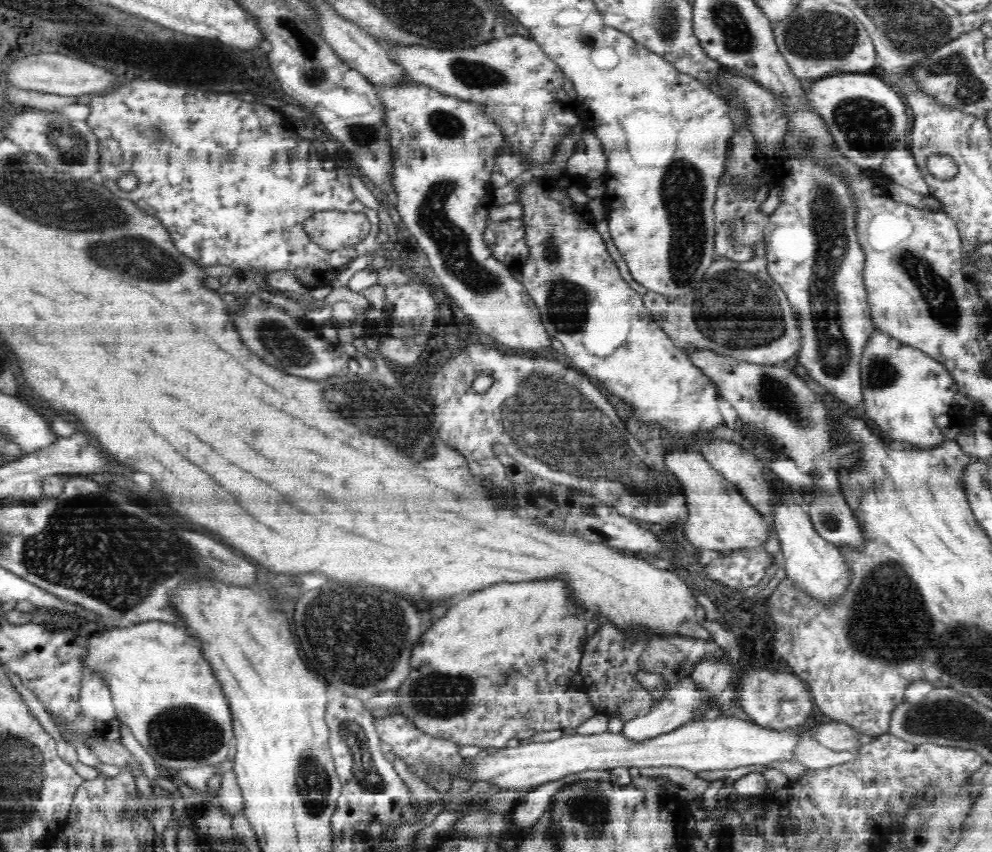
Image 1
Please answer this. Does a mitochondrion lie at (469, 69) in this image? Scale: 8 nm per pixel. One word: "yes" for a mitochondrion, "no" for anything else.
yes

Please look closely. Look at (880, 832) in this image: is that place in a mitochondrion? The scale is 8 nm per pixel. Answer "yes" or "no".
no

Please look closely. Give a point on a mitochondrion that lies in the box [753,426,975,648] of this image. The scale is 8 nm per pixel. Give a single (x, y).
(828, 520)

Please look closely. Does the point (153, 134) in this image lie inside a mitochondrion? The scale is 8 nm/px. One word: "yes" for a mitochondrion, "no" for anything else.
yes

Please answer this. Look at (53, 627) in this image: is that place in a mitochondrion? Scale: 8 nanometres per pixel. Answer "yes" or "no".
no

